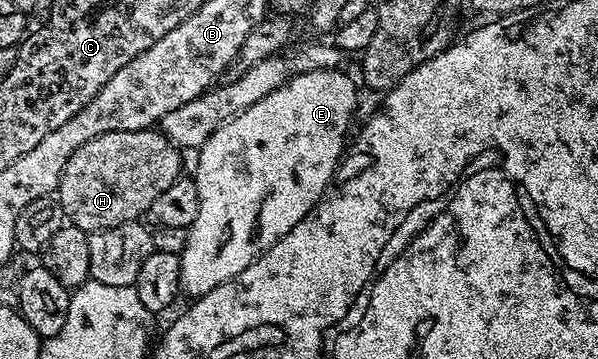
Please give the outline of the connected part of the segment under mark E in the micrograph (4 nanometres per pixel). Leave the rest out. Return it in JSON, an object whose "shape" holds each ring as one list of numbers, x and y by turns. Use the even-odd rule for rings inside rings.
{"shape":[[336,68,296,74,283,87,271,91,271,95,259,99,259,103,247,107,247,111,243,111,237,117,232,117,227,124,219,127,202,143,196,154,196,157,198,156,197,173,195,172,197,190,199,191,199,215,195,215,195,223,189,226,185,234,185,246,179,254,181,258,181,288,186,294,190,293,190,298,202,297,207,291,211,291,215,287,227,283,235,275,239,275,239,271,243,271,262,253,266,253,280,237,287,235,287,231,291,231,291,227,295,227,295,223,302,221,317,206,317,202,324,197,325,190,334,180,337,166,342,160,341,148,346,148,347,145,344,132,347,131,349,121,354,120,353,108,357,105,358,82,356,80,353,82,347,74,341,72,340,68]]}

